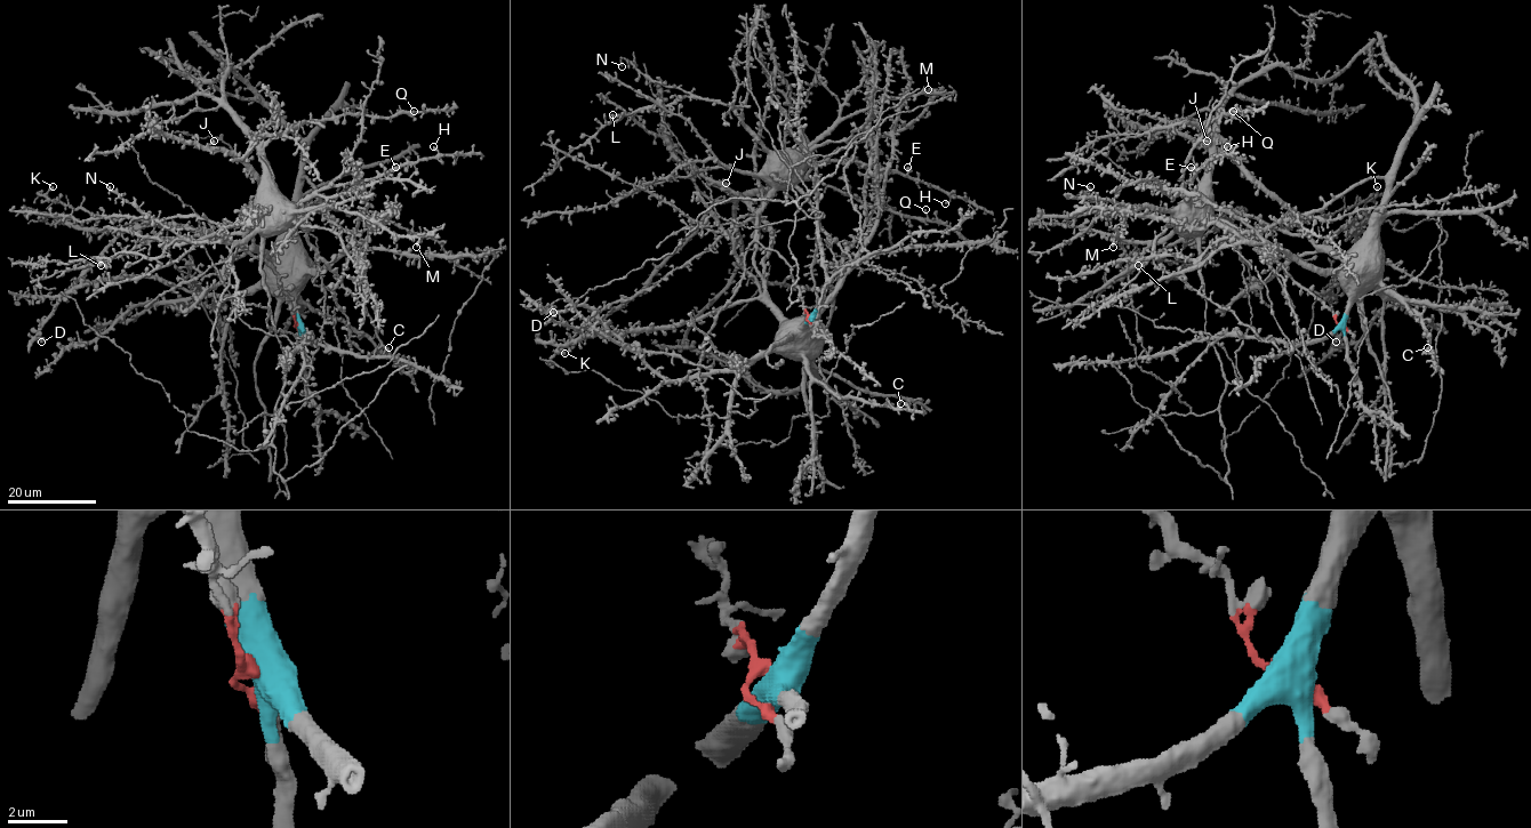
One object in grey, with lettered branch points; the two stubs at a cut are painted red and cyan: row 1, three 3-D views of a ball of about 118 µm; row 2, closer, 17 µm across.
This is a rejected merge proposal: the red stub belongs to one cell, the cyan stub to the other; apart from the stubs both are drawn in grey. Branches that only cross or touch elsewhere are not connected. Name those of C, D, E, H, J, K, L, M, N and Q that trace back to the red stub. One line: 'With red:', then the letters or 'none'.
With red: E, H, K, L, M, N, Q

